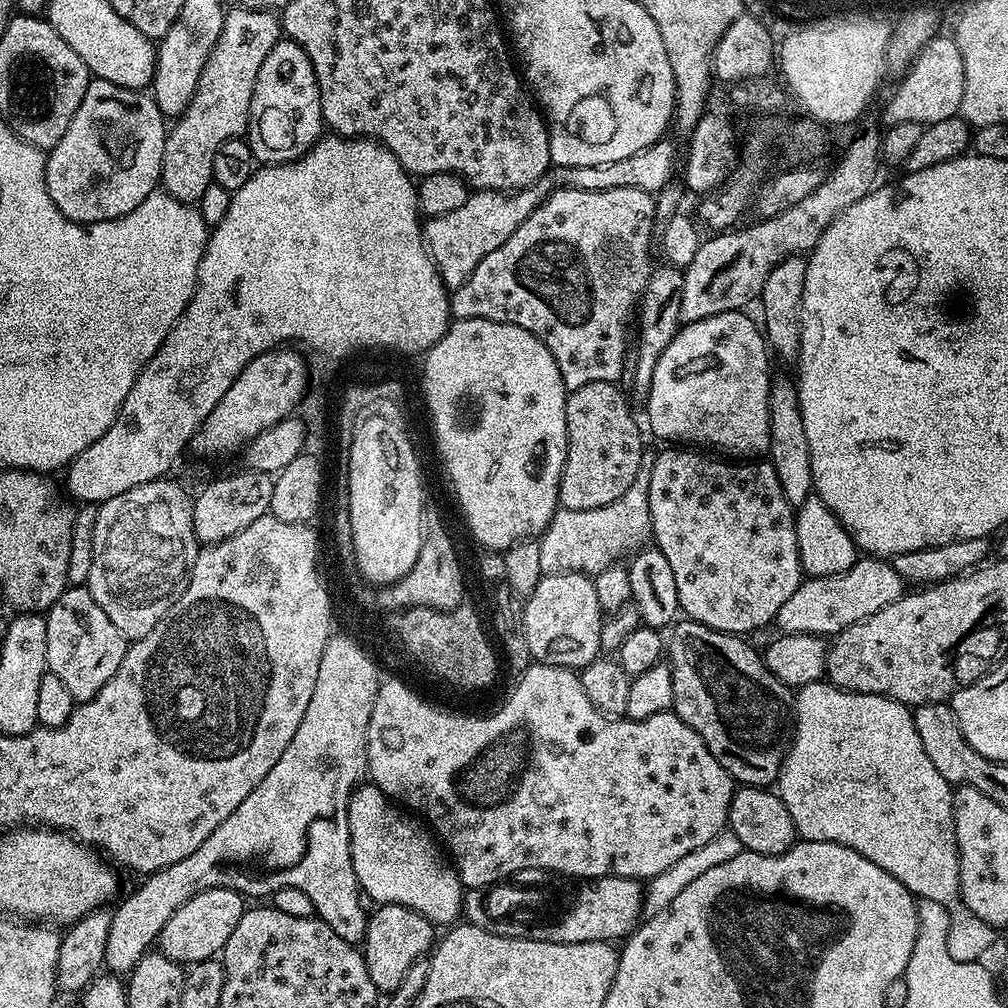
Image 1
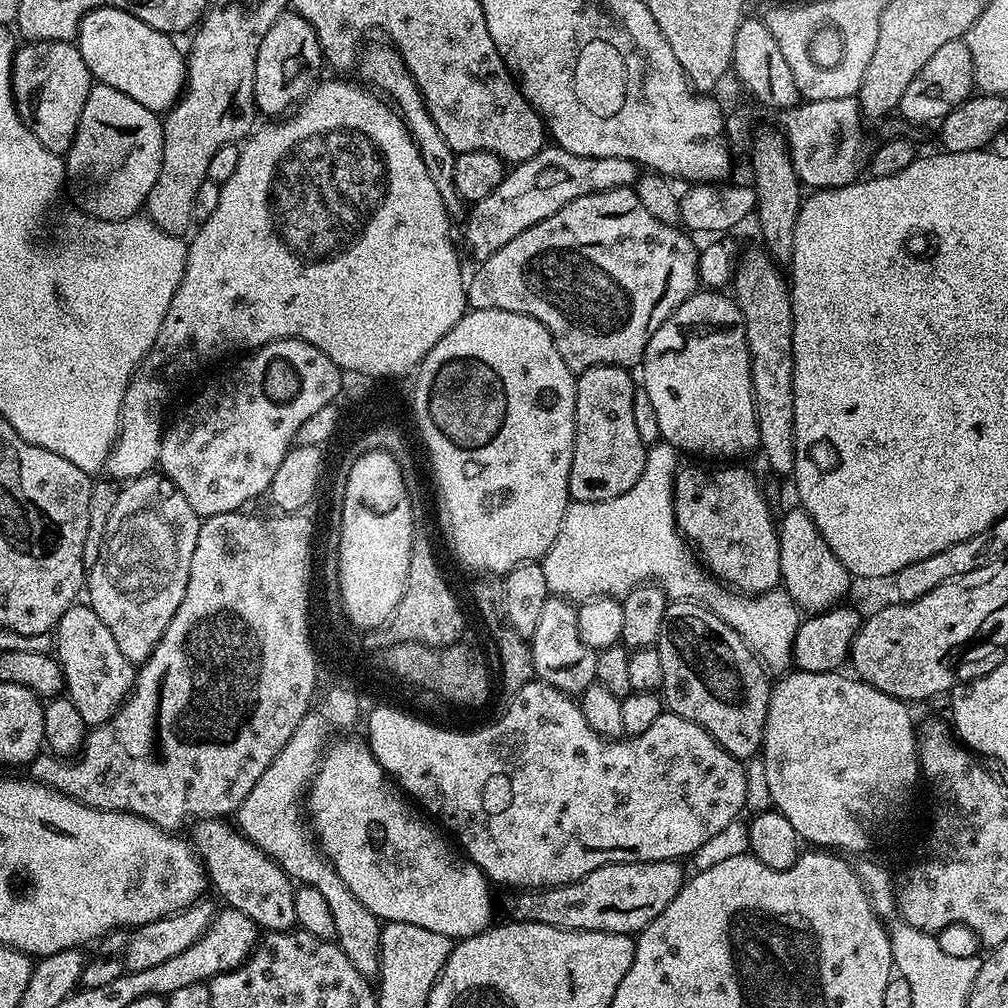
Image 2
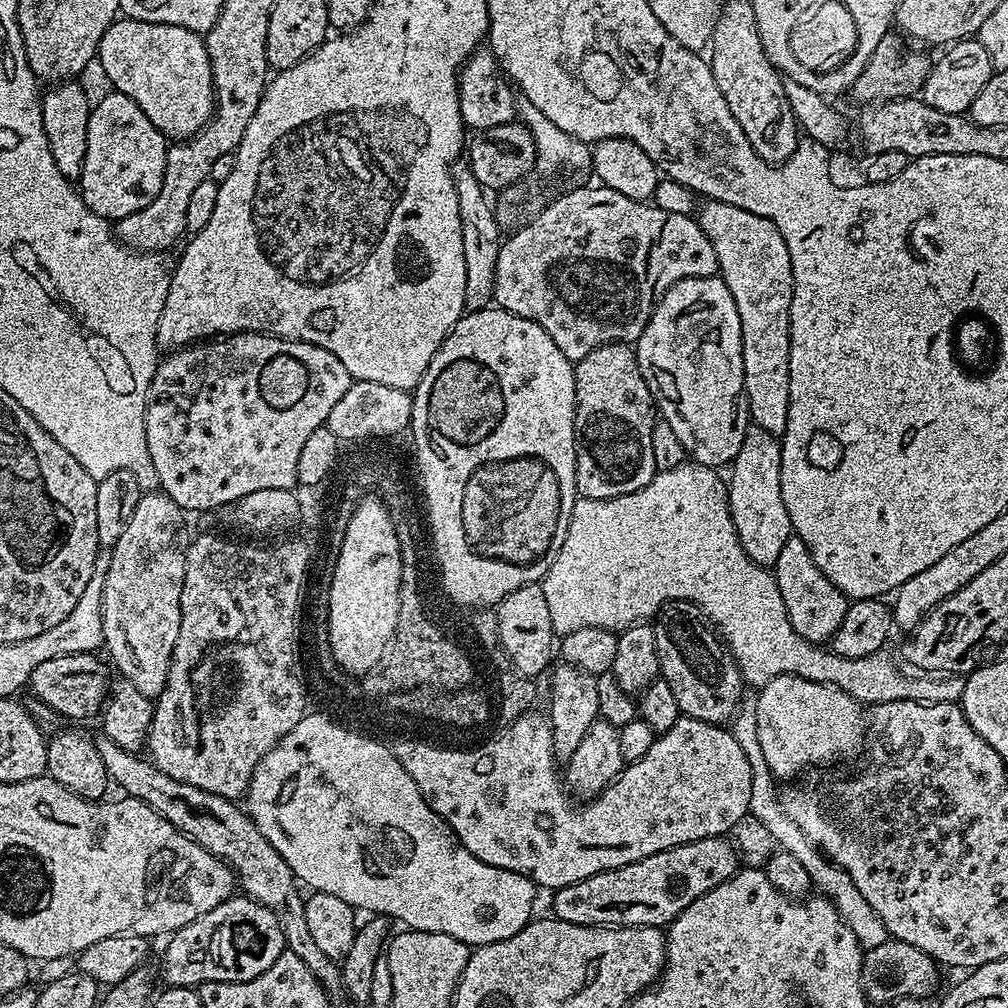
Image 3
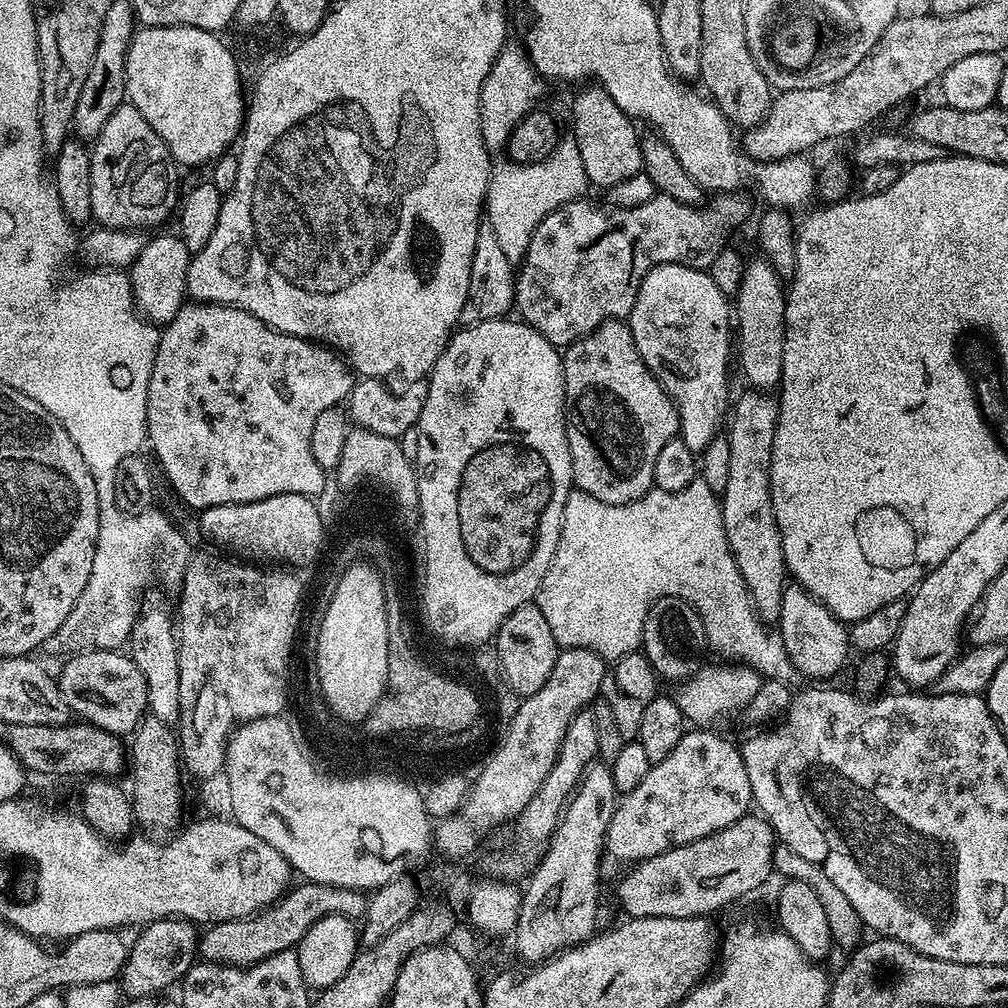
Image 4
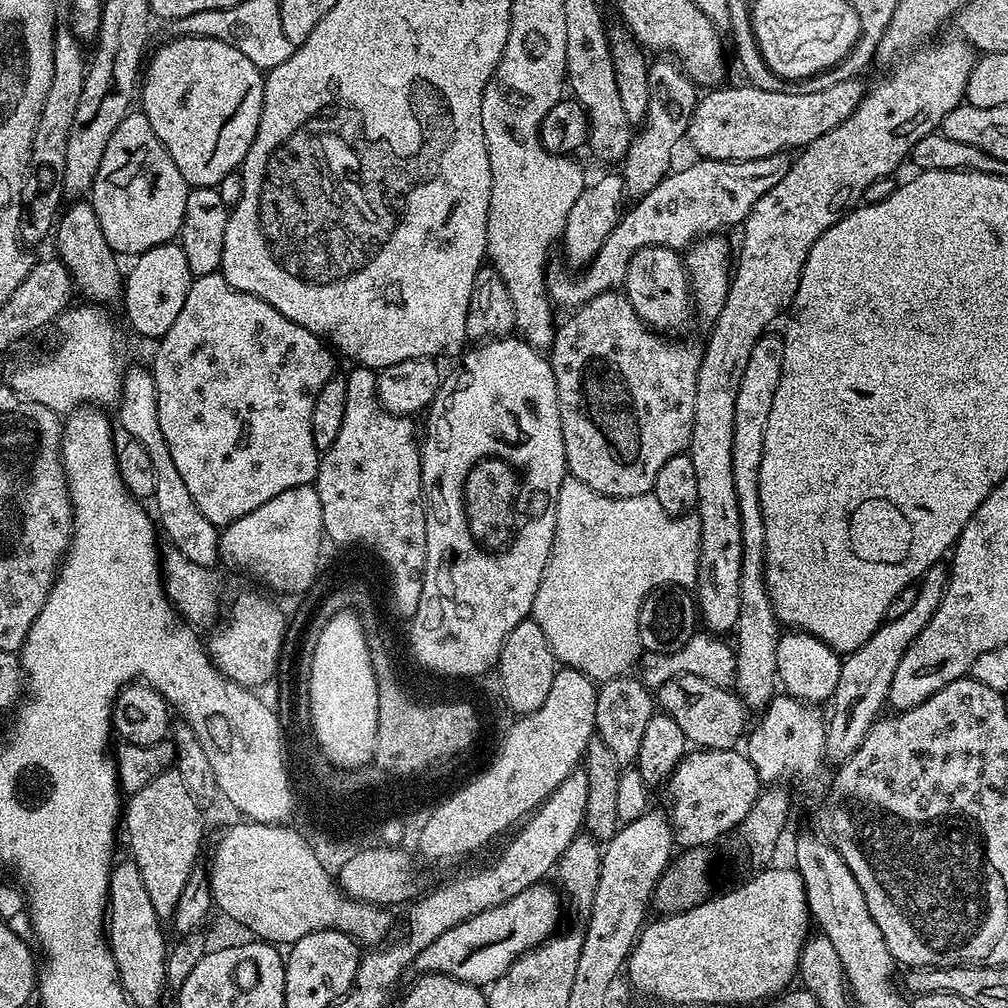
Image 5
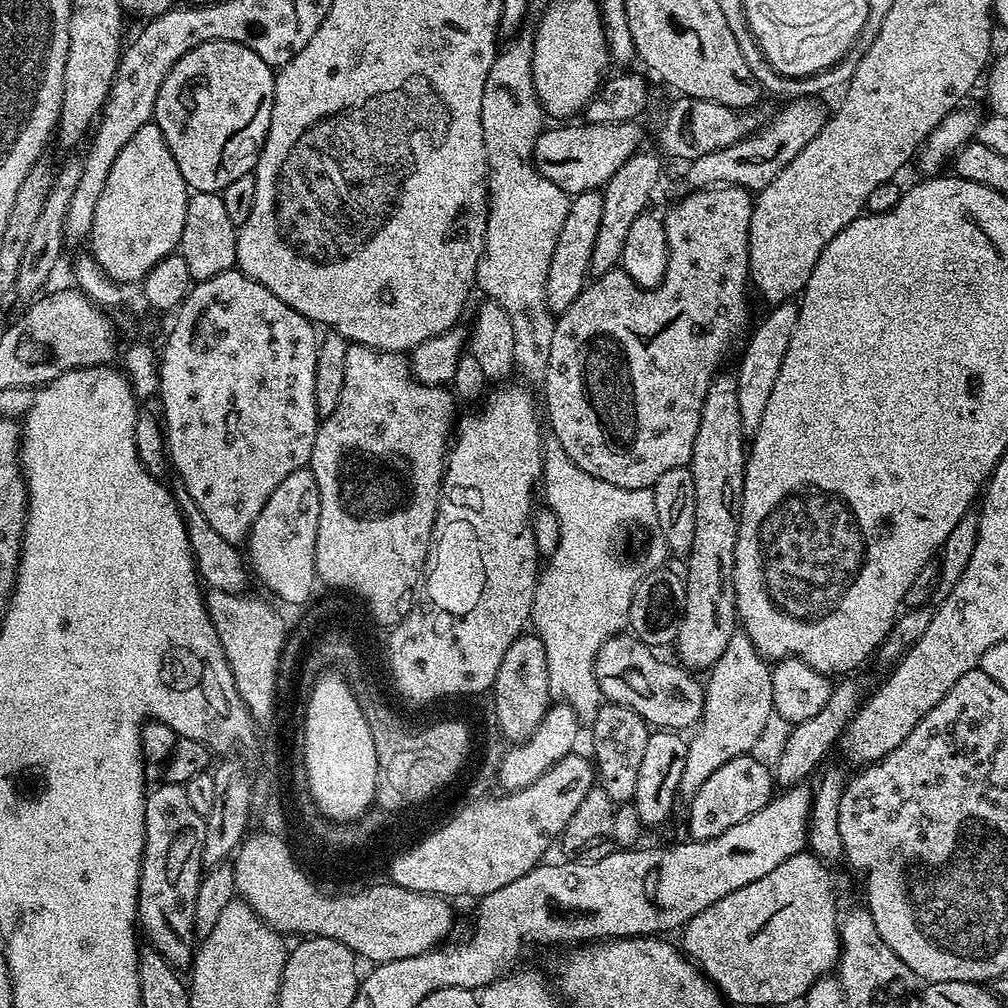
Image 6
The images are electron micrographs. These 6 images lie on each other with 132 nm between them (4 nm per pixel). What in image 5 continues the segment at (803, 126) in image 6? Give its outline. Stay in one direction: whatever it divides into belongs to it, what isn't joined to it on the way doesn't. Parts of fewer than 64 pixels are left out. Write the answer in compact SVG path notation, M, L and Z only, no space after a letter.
M779 152L757 160L696 158L693 161L693 164L688 164L685 168L678 169L679 167L677 167L675 170L669 171L668 175L662 178L662 182L658 182L658 186L654 186L654 190L650 190L650 194L639 197L633 203L636 205L633 206L632 212L625 211L621 215L620 221L616 223L616 228L606 238L602 250L598 250L598 254L587 268L577 271L575 274L569 274L567 271L564 271L565 273L556 272L556 270L549 271L546 277L548 299L553 305L561 304L562 307L568 308L567 310L575 310L598 294L619 289L626 278L626 266L639 248L653 244L654 246L684 250L693 240L705 234L716 234L724 230L720 228L732 228L735 224L736 227L743 225L744 219L752 213L754 202L758 202L758 198L762 198L762 194L766 194L766 190L770 190L770 186L782 182L782 174L786 174L786 170L790 170L793 157L788 152Z

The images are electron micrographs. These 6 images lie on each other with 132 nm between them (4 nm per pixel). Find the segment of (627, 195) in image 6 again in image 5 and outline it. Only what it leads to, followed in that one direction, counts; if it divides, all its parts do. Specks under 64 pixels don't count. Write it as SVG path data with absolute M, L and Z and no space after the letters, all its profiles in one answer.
M656 59L648 66L650 94L646 97L646 118L633 135L632 144L622 161L624 191L632 198L650 194L650 190L654 190L654 186L658 186L658 182L662 182L662 178L668 175L673 167L672 151L679 140L683 141L687 137L688 123L698 99L697 85L693 84L675 59Z

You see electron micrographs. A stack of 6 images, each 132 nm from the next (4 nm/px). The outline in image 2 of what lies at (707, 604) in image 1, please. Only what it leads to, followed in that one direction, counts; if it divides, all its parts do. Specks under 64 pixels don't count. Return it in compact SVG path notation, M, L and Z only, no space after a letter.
M720 466L724 468L681 467L676 474L672 505L676 515L676 526L680 535L694 546L705 569L721 584L749 596L761 596L780 583L780 533L778 520L772 517L772 508L764 497L760 480L748 468Z

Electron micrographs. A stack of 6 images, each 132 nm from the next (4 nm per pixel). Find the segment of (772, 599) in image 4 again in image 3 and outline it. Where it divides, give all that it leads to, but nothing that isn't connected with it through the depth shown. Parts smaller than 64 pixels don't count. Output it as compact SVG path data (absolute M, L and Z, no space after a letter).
M755 426L742 438L742 450L730 465L732 477L727 477L728 509L736 527L736 537L755 564L775 569L782 546L794 535L790 514L782 503L782 454L780 440L774 434Z

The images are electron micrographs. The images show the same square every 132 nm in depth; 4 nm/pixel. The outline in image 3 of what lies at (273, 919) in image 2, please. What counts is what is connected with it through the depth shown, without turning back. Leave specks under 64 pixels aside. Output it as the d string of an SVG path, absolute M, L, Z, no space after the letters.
M97 735L95 741L98 754L102 754L102 762L108 771L109 781L115 787L117 784L124 796L133 796L135 800L146 802L146 806L162 814L162 818L166 818L166 822L174 825L182 835L188 836L195 844L229 865L238 881L239 891L276 915L282 926L285 949L302 958L302 963L309 968L310 974L314 974L333 1005L347 1005L348 992L342 982L339 963L322 954L322 950L318 950L318 945L314 943L306 923L305 897L300 896L297 878L290 866L286 866L282 854L270 846L269 833L261 825L255 824L237 801L210 794L210 790L198 790L198 786L190 786L170 778L168 774L162 774L151 759L122 750L122 746L118 746L118 742L109 736Z

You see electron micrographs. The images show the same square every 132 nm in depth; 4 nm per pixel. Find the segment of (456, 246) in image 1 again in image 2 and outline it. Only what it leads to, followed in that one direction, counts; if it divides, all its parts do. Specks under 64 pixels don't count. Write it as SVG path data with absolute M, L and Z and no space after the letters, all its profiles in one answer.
M546 146L538 154L534 154L534 158L509 167L504 173L502 182L498 182L498 186L494 186L494 190L490 190L490 194L486 194L486 198L475 201L467 209L466 219L462 224L464 244L476 262L482 262L486 258L490 258L490 254L502 250L502 246L506 246L506 242L518 238L518 234L522 234L522 230L530 230L530 226L550 218L550 214L558 214L558 210L562 210L562 206L566 206L570 202L574 202L574 198L609 192L615 188L632 188L637 179L638 166L630 158L590 158L589 156L570 154L570 150L565 148Z

